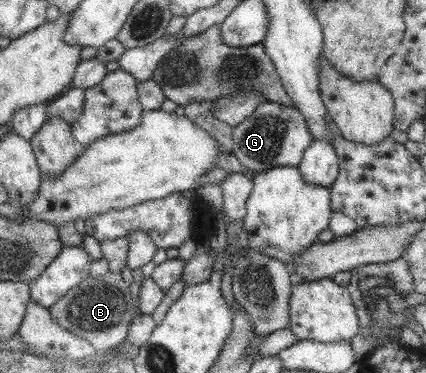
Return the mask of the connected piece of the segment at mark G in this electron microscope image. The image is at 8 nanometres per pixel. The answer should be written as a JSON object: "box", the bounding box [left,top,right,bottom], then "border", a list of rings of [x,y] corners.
{"box":[230,101,313,173],"border":[[[262,101],[249,118],[233,127],[232,142],[230,153],[243,168],[257,173],[275,167],[297,167],[303,152],[313,143],[313,134],[306,119],[294,107]]]}

